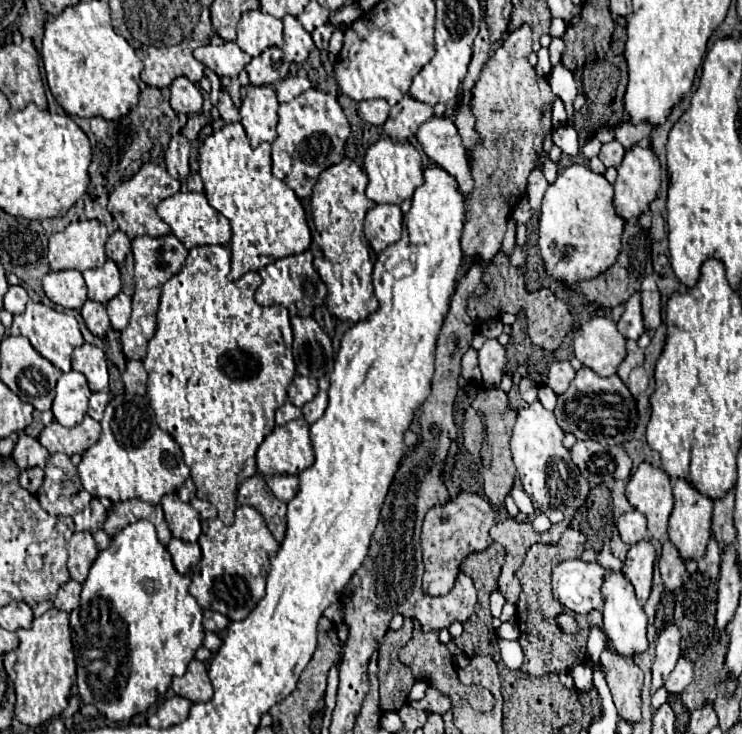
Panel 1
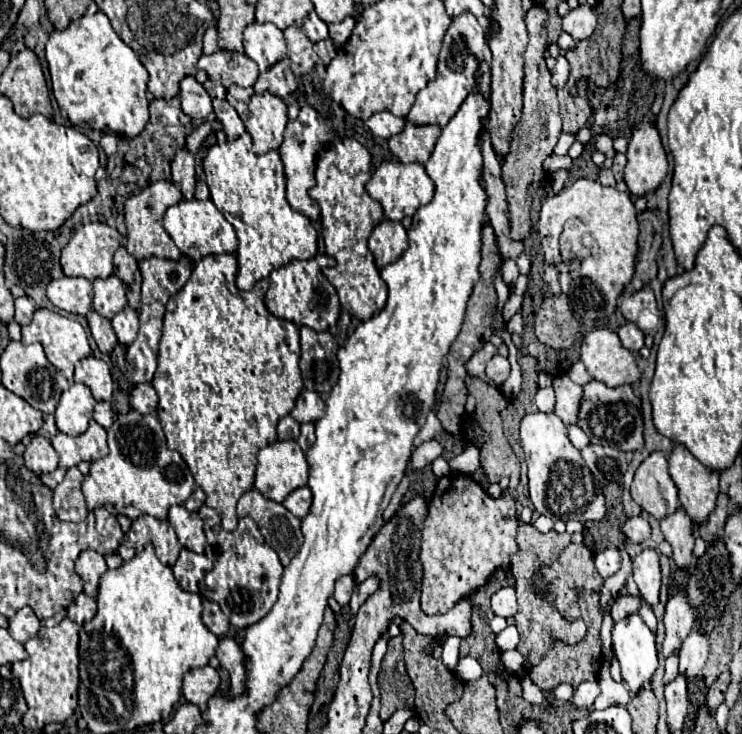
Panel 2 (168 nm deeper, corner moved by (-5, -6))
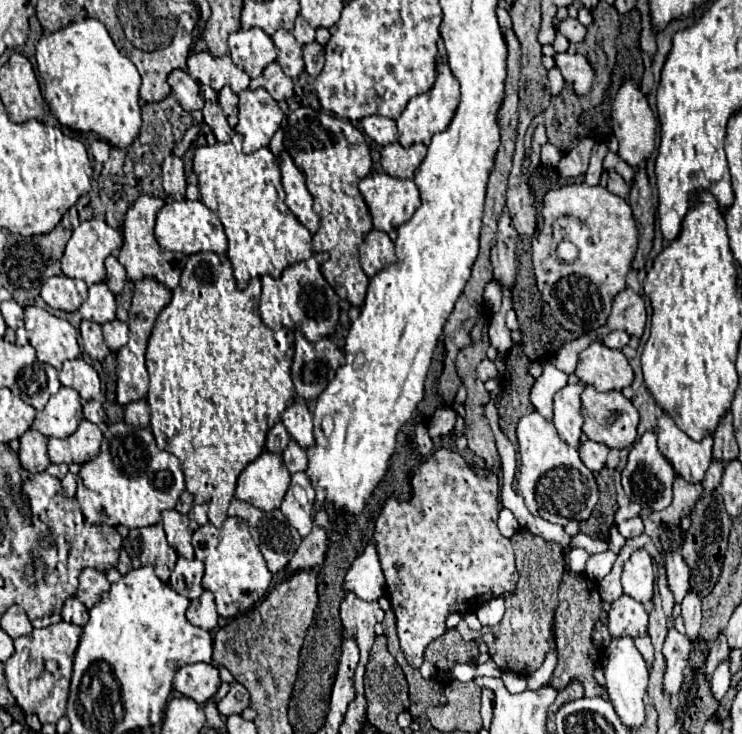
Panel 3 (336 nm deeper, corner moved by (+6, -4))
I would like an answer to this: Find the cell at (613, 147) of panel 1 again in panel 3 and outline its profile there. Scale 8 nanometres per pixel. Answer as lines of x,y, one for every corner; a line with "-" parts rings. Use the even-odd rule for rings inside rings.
611,172
611,174
609,174
609,182
607,182
607,190
613,192
613,194
617,194
617,196
621,196
621,198
627,198
627,194
629,194
629,184
627,184
619,174

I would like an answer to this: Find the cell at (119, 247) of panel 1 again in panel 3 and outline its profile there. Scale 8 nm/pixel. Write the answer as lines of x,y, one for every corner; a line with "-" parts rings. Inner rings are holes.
109,256
105,260
105,268
107,268
107,278
105,278
105,284
109,286
109,290
117,296
123,292
123,286
125,286
125,280
127,280
127,274
125,274
125,268
119,264
119,260
115,256

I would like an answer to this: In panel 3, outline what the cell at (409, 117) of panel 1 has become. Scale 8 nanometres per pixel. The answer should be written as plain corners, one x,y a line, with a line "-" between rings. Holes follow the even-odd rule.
389,144
389,146
385,146
383,150
381,150
381,166
383,166
383,170
389,174
389,176
393,176
393,178
413,178
413,174
415,174
415,168
421,164
421,160
425,158
425,152
427,152
427,148
423,146
423,144
413,144
411,148
403,148
401,144

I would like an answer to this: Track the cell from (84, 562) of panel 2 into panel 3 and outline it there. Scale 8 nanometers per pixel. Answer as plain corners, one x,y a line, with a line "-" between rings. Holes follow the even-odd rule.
85,568
79,576
79,588
77,588
77,598
87,606
93,608
99,600
101,594
109,590
109,580
105,578
103,572
97,572
95,568

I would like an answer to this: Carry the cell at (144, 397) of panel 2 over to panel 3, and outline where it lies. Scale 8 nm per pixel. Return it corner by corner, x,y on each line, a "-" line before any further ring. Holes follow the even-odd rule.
137,400
125,406
125,422
133,428
147,428
149,426
149,404
147,400

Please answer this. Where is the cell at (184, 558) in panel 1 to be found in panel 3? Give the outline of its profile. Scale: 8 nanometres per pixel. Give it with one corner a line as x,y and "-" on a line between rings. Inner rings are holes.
179,556
173,568
169,586
181,596
195,600
197,596
203,594
201,578
203,578
203,564
199,560
185,560
183,556

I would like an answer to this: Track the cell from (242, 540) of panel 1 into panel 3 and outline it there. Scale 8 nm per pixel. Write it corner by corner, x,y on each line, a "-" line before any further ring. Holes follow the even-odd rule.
227,518
219,530
211,526
205,530
205,526
201,526
199,530
195,530
193,544
195,544
195,558
199,558
205,564
203,588
215,594
219,616
233,618
233,616
245,614
251,606
255,606
267,594
273,576
257,544
253,544
253,538
247,530
245,520

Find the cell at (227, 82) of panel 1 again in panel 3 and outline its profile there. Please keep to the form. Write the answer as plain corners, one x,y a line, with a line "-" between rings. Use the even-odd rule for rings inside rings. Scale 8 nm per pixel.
225,86
221,92
219,92
219,106
223,108
223,112
227,114
227,120
229,120
229,126
235,128
237,124
237,94

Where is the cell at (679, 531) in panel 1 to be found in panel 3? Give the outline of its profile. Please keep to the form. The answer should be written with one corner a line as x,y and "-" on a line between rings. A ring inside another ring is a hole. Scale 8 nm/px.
661,412
657,418
657,434
659,434
659,448
673,464
675,472
681,472
685,480
705,478
713,446
711,434
707,434
703,440
697,442
689,438
667,412

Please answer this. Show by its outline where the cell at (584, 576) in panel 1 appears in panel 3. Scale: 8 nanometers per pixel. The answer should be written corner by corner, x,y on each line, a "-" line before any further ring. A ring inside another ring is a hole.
623,594
611,604
609,610
609,634
611,638
623,636
647,636
647,612
645,608
633,600
631,596

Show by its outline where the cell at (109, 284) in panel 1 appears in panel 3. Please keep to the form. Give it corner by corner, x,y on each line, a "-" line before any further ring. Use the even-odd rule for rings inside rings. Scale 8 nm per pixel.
105,282
89,286
89,296
81,304
79,312
83,314
85,320
97,322
97,324
105,324
115,318
115,296
113,292
109,292

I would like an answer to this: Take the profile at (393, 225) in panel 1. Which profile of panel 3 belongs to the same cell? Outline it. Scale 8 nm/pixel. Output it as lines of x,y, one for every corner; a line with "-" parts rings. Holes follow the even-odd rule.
371,230
365,236
365,240
363,240
361,248
359,248
359,260
361,260
363,272
369,278
373,278
375,274
379,274
387,266
395,264
397,256
395,256
395,248
393,248
391,238
385,232

